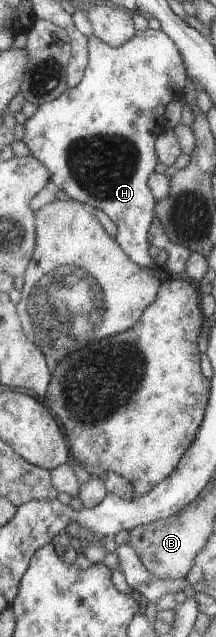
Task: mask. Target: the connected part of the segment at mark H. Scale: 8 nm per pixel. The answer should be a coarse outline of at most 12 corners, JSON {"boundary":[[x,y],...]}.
{"boundary":[[163,31],[86,37],[21,141],[139,267],[149,174],[188,77]]}

